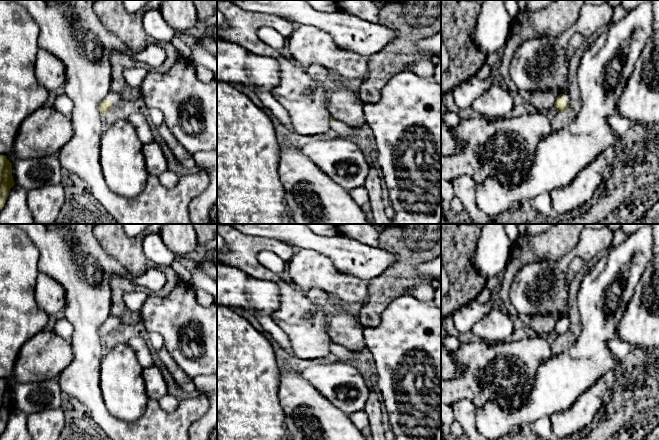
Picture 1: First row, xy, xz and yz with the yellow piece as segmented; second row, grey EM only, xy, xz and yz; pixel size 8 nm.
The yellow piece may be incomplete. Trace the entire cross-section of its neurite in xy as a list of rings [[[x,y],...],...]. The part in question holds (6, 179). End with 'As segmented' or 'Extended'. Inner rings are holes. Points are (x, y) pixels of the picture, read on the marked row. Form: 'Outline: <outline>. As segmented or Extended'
Outline: [[[0,154],[0,211],[5,206],[10,189],[15,185],[12,176],[12,163]]]. As segmented

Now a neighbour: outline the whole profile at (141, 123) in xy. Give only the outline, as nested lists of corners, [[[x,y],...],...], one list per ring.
[[[133,112],[127,120],[134,126],[138,138],[143,144],[154,141],[150,128],[151,124],[147,117],[138,112]]]

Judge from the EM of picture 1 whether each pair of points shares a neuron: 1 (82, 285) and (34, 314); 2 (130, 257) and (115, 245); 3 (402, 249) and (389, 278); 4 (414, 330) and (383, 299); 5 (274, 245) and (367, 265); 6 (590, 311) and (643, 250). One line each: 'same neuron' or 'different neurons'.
1: different neurons
2: same neuron
3: same neuron
4: different neurons
5: different neurons
6: same neuron

